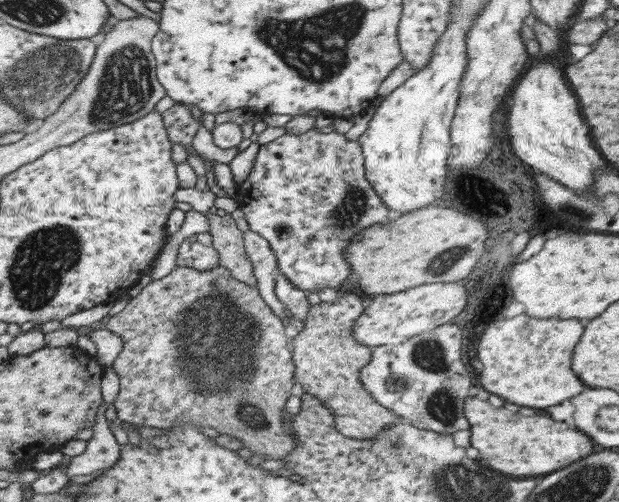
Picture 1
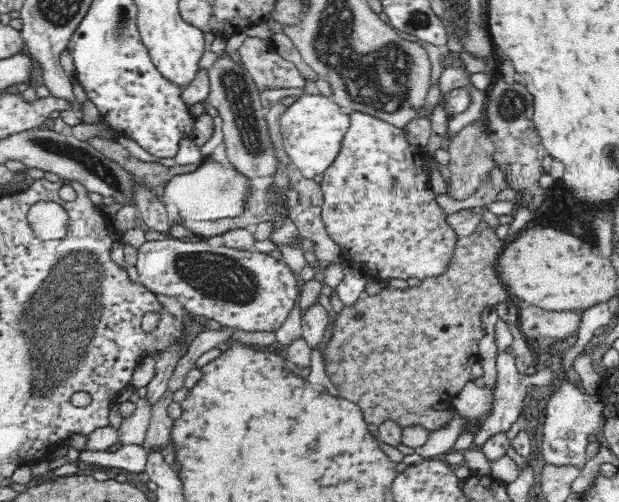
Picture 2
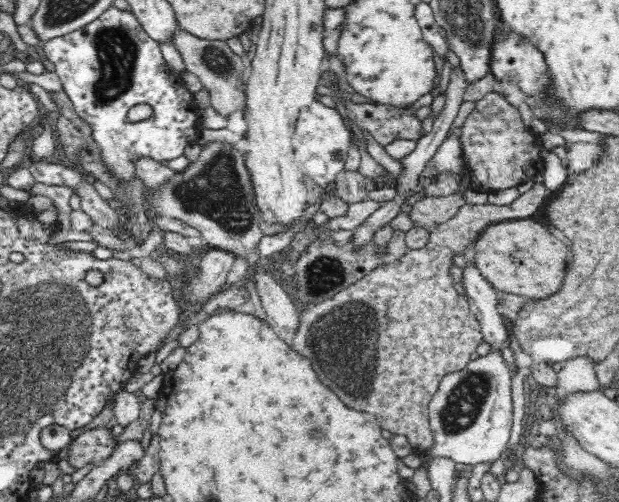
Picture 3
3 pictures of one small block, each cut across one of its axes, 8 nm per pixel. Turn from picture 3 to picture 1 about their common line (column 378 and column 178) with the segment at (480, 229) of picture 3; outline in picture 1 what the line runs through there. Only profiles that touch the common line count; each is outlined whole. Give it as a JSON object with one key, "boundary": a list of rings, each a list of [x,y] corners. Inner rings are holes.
{"boundary":[[[177,266],[169,276],[161,278],[161,280],[155,280],[153,284],[149,284],[147,288],[141,290],[141,294],[137,298],[131,298],[129,306],[113,316],[109,322],[107,322],[107,330],[113,330],[115,334],[119,334],[123,340],[125,340],[125,346],[123,346],[123,352],[119,354],[119,358],[115,360],[115,372],[119,374],[119,380],[121,380],[121,392],[119,392],[119,398],[117,402],[113,402],[113,408],[115,408],[115,414],[117,414],[117,420],[123,424],[123,422],[129,422],[133,426],[147,426],[147,428],[177,428],[179,422],[181,424],[189,424],[189,426],[197,426],[197,428],[215,428],[221,436],[225,434],[231,434],[231,436],[237,436],[239,442],[243,444],[243,448],[247,448],[249,452],[253,452],[255,456],[263,456],[269,460],[285,460],[287,456],[291,456],[299,444],[297,444],[297,436],[293,432],[287,430],[287,424],[285,424],[285,416],[283,416],[283,410],[285,410],[285,404],[289,402],[291,398],[291,390],[293,386],[293,372],[295,372],[295,356],[293,356],[293,350],[291,350],[291,342],[285,334],[285,322],[283,318],[275,312],[273,306],[267,304],[267,300],[263,298],[261,290],[257,286],[251,286],[247,282],[241,282],[233,276],[233,272],[225,266],[219,266],[219,268],[213,268],[213,270],[207,270],[207,272],[201,272],[197,268],[185,268],[185,266]]]}

